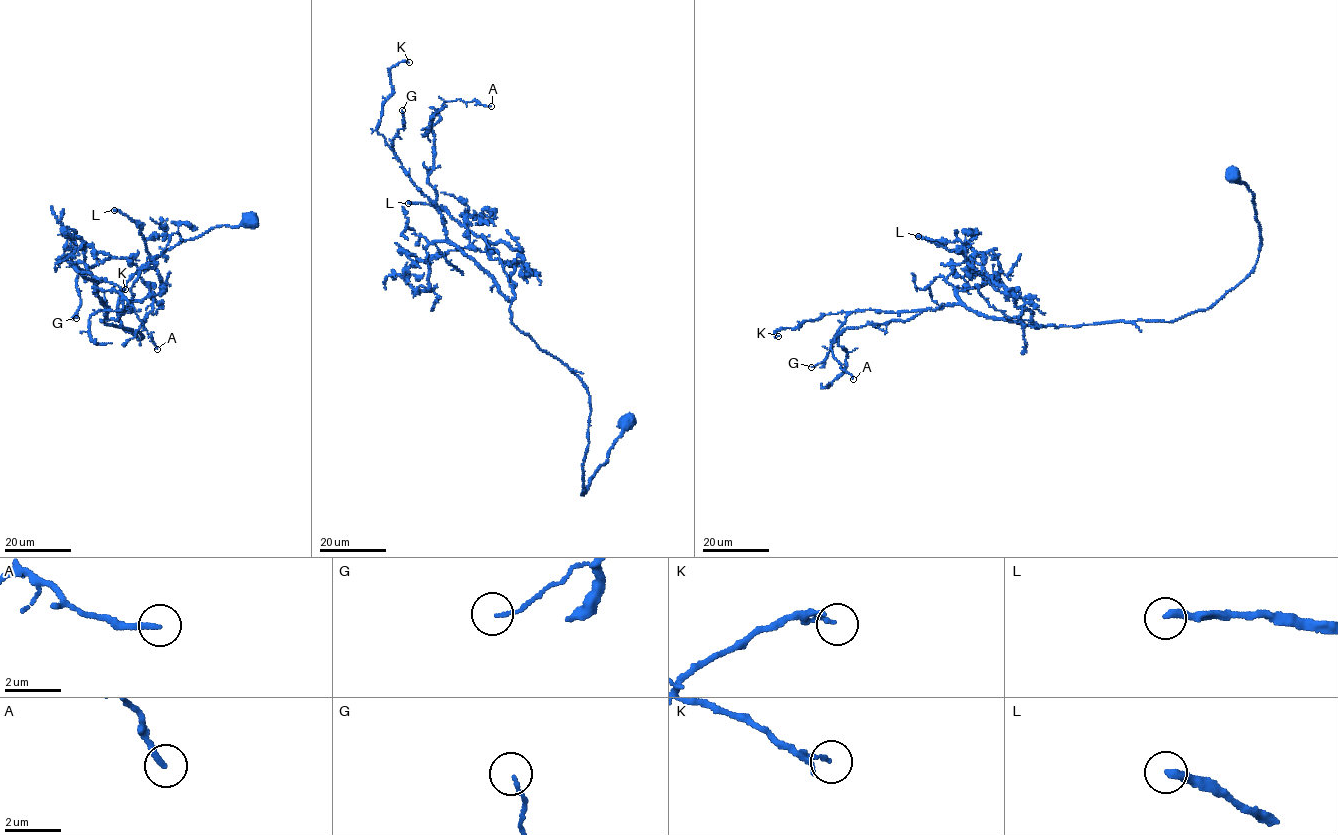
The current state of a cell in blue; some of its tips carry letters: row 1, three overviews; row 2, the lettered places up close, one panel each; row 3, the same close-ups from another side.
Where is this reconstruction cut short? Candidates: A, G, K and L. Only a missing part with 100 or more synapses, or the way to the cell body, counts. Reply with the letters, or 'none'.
L

